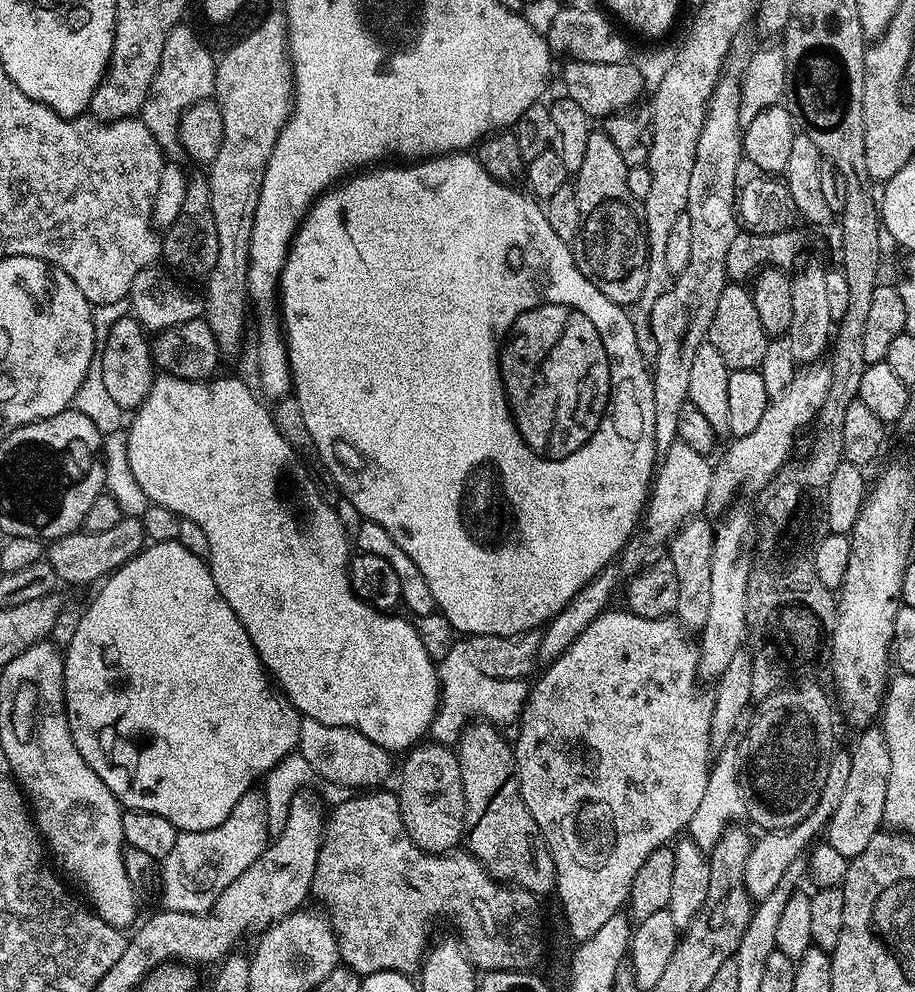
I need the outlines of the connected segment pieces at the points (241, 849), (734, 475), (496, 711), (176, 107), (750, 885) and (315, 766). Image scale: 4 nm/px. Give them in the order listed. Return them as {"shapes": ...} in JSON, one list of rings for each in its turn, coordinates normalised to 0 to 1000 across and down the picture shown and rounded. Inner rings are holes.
{"shapes":[[[[277,796],[264,800],[264,804],[260,804],[260,813],[251,817],[247,829],[230,837],[197,839],[193,842],[190,857],[181,861],[181,865],[173,875],[173,899],[174,902],[179,902],[178,914],[185,919],[211,919],[213,921],[231,919],[243,897],[247,897],[247,893],[251,893],[251,889],[256,889],[256,885],[260,885],[264,877],[269,877],[279,869],[289,860],[294,850],[292,810],[287,797]]],[[[904,366],[875,370],[857,396],[840,406],[837,417],[833,417],[833,422],[828,424],[828,430],[821,438],[805,440],[799,445],[800,449],[792,454],[791,461],[781,465],[778,473],[776,498],[772,498],[772,513],[775,517],[795,516],[801,511],[803,504],[800,503],[803,502],[804,495],[816,488],[822,498],[830,497],[862,467],[867,459],[866,451],[870,448],[870,439],[891,424],[898,405],[903,405],[908,384],[908,370]]],[[[507,647],[496,650],[482,665],[480,662],[477,681],[481,684],[481,713],[472,726],[470,742],[479,750],[497,751],[504,738],[517,728],[543,732],[563,731],[577,708],[579,690],[576,684],[554,685],[527,679],[514,667],[511,651]]],[[[193,26],[186,30],[181,46],[177,50],[177,63],[173,63],[173,75],[164,83],[164,95],[155,107],[151,120],[168,135],[168,141],[179,152],[185,162],[192,163],[201,157],[201,148],[197,145],[197,120],[202,111],[217,101],[233,100],[236,91],[237,57],[214,37],[210,28]]],[[[910,757],[909,770],[905,773],[896,806],[890,813],[890,817],[885,817],[881,825],[877,825],[874,831],[857,838],[836,838],[825,844],[820,865],[815,865],[815,897],[823,908],[830,909],[837,906],[846,898],[846,893],[855,889],[855,881],[859,881],[863,869],[868,869],[868,865],[875,863],[880,857],[886,856],[893,846],[891,843],[895,839],[897,842],[904,836],[911,817],[916,817],[916,808],[920,808],[920,799],[925,796],[925,787],[929,781],[930,763],[930,757]]],[[[338,722],[329,723],[326,758],[339,770],[344,781],[357,789],[378,792],[386,796],[414,793],[428,776],[430,763],[420,753],[405,748],[385,734],[361,732]]]]}

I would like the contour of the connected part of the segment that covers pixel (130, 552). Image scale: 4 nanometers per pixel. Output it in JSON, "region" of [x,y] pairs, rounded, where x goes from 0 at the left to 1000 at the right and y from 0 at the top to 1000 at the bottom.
{"region":[[[137,520],[120,534],[111,534],[111,538],[103,538],[84,534],[74,540],[64,540],[50,552],[50,564],[59,571],[59,579],[67,590],[101,589],[113,586],[115,582],[132,573],[139,565],[145,565],[160,551],[156,523]]]}

